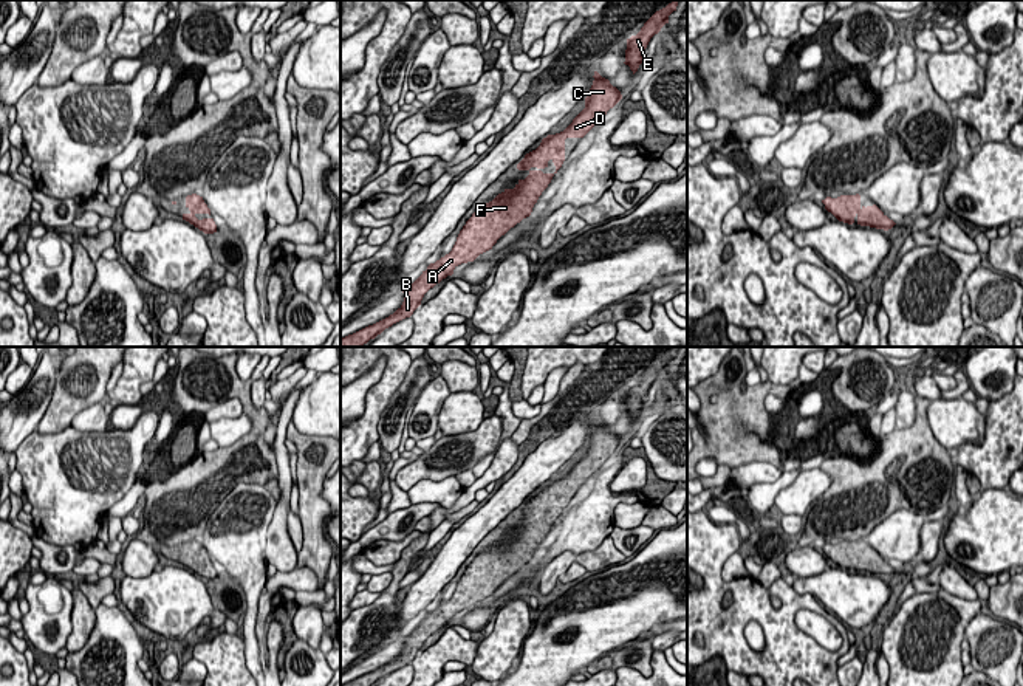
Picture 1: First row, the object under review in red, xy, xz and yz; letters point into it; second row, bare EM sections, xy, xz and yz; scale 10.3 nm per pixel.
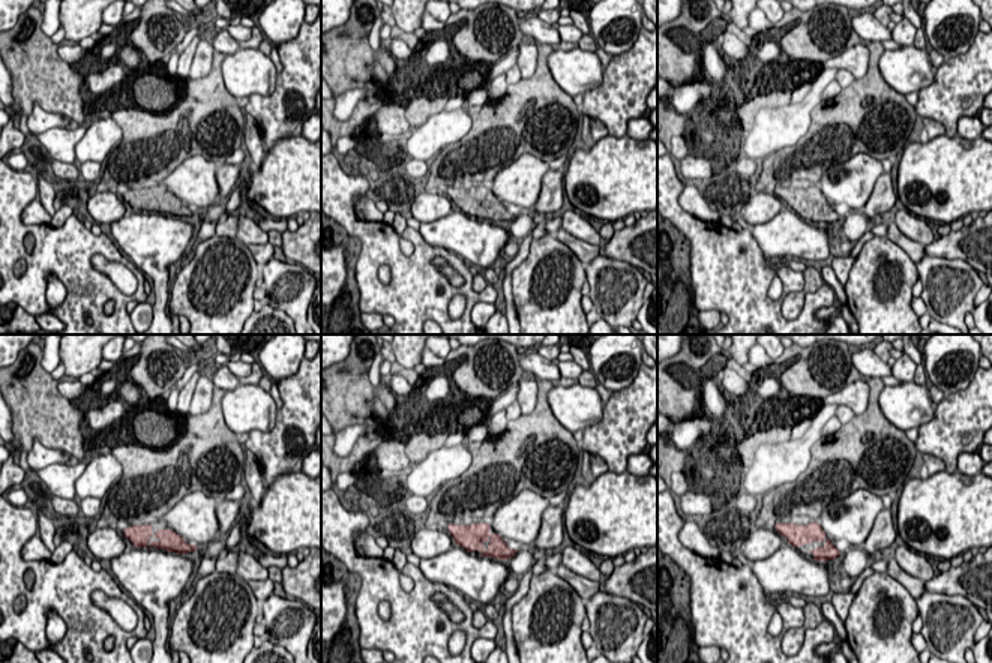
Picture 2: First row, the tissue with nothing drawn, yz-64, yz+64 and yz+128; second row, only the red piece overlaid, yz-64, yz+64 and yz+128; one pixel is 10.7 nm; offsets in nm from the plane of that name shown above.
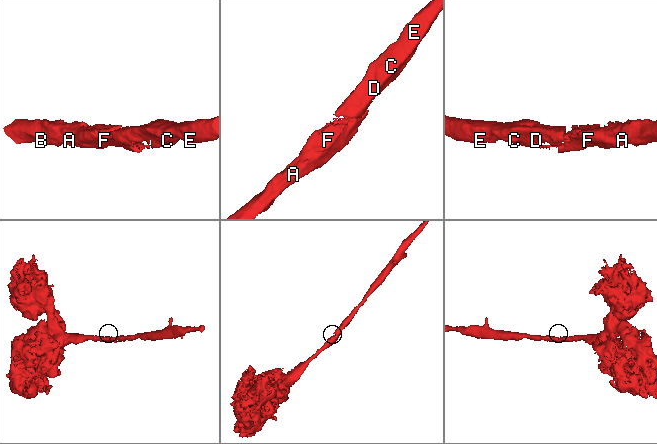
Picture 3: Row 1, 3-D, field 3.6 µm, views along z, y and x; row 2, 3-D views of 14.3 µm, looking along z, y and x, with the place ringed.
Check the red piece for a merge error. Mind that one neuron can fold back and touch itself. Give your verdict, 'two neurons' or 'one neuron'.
one neuron

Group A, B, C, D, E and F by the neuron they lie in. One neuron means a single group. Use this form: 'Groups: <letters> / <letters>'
Groups: A B C D E F

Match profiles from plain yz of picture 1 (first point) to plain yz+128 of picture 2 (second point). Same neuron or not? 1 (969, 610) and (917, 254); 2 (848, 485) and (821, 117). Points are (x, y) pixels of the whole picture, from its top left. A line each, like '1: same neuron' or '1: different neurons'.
1: same neuron
2: same neuron

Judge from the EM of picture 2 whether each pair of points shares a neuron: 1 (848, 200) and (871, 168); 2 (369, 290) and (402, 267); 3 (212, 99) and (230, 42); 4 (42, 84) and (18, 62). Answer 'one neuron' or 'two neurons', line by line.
1: one neuron
2: one neuron
3: two neurons
4: one neuron

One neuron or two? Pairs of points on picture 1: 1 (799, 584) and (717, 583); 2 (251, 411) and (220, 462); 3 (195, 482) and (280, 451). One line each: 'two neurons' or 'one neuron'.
1: two neurons
2: one neuron
3: two neurons

